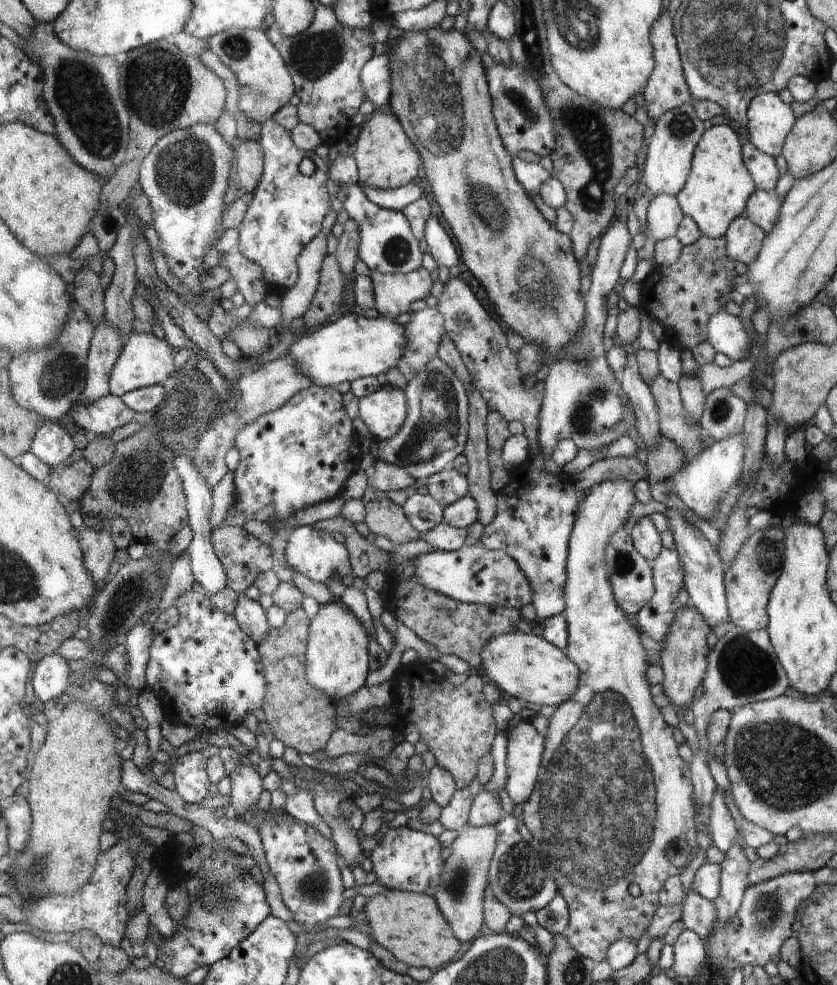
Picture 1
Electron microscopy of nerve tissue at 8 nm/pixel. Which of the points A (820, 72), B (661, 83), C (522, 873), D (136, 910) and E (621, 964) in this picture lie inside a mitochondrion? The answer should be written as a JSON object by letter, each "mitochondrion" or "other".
{"A":"other","B":"other","C":"mitochondrion","D":"other","E":"other"}

